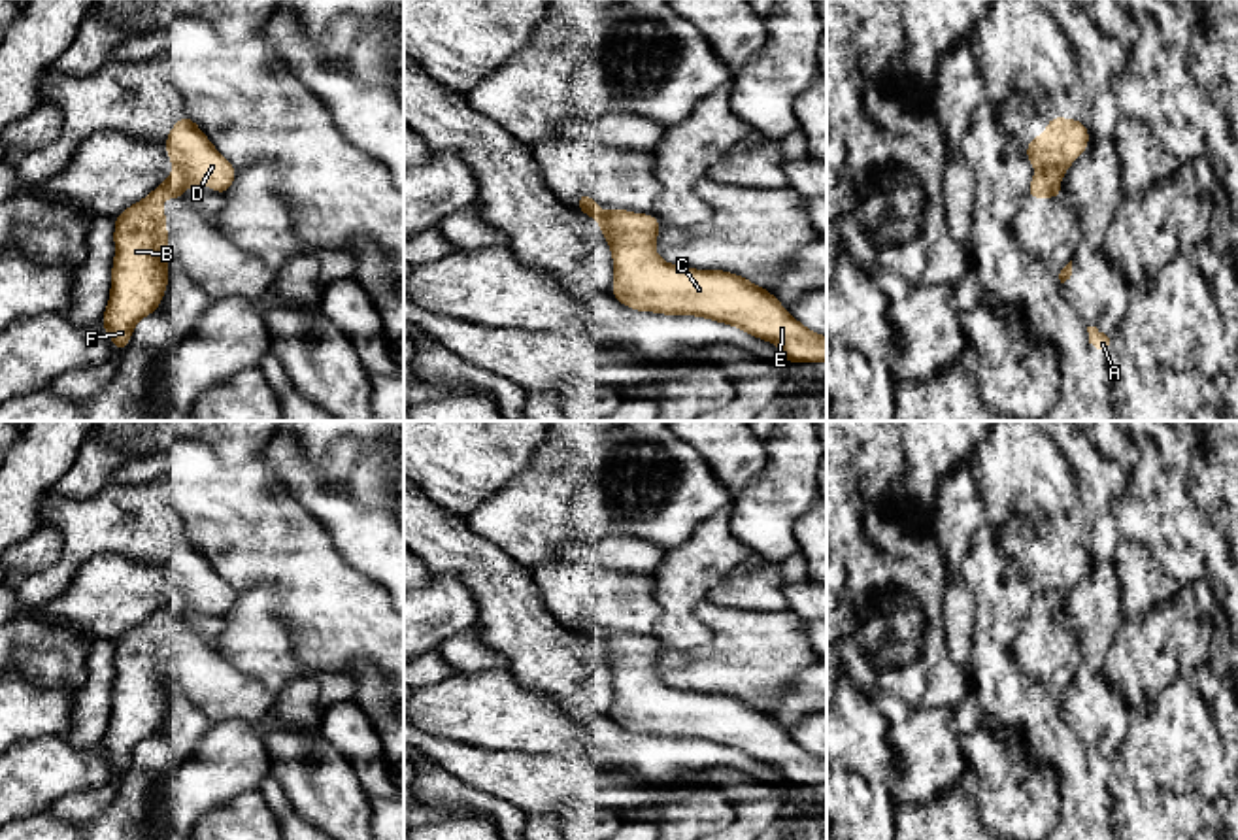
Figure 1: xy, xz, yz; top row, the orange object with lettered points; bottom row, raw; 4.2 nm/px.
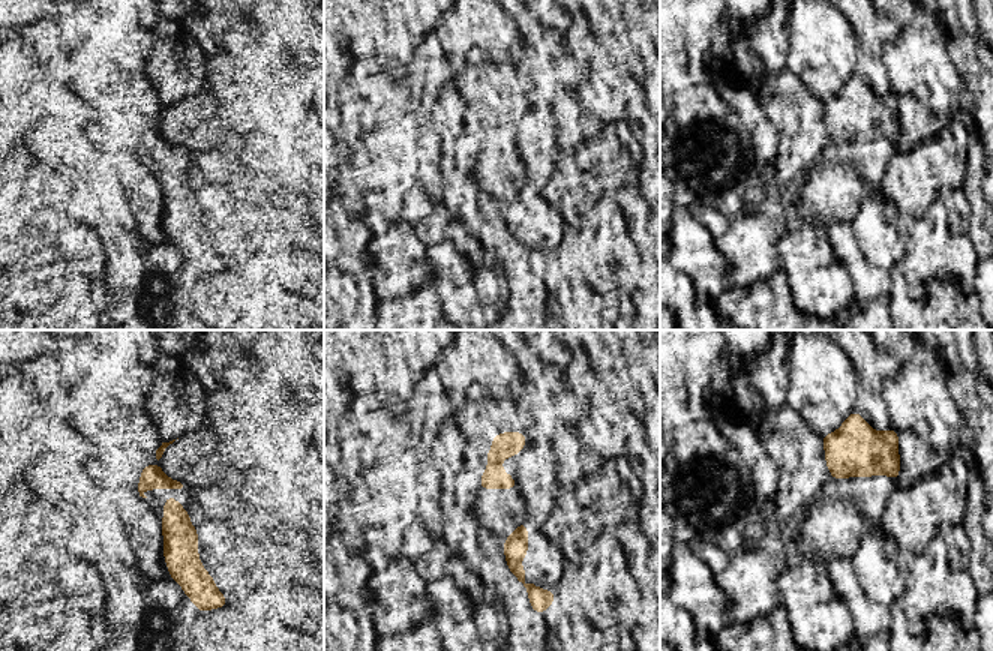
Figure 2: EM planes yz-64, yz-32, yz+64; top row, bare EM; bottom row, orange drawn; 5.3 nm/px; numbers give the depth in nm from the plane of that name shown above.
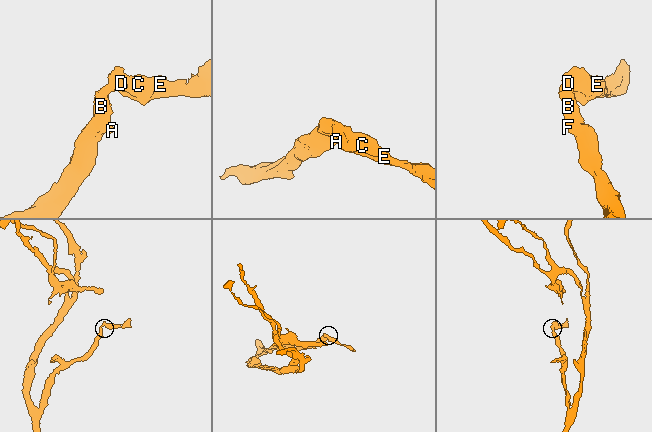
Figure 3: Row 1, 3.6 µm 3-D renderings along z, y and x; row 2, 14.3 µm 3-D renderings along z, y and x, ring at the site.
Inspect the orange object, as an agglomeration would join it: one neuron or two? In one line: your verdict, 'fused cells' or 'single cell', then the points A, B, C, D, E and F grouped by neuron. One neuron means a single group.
fused cells; A B F / C D E

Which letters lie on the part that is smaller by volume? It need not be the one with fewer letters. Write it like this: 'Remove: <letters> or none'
Remove: C, D, E

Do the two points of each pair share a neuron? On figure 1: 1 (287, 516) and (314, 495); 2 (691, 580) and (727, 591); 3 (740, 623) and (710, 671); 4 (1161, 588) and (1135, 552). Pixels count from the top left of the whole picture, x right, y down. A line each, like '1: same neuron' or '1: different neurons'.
1: different neurons
2: different neurons
3: same neuron
4: same neuron

